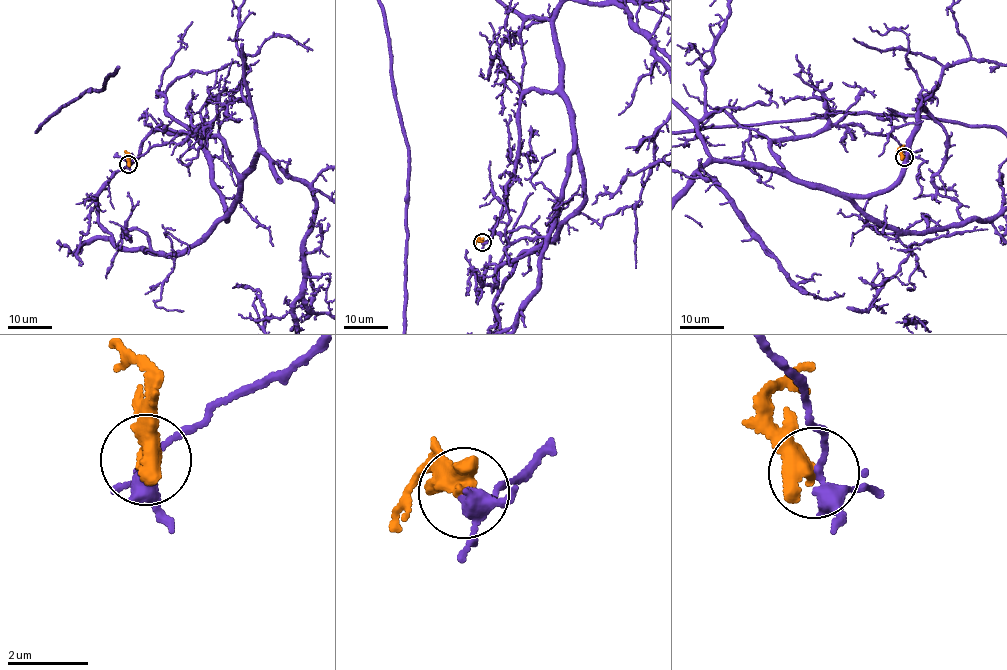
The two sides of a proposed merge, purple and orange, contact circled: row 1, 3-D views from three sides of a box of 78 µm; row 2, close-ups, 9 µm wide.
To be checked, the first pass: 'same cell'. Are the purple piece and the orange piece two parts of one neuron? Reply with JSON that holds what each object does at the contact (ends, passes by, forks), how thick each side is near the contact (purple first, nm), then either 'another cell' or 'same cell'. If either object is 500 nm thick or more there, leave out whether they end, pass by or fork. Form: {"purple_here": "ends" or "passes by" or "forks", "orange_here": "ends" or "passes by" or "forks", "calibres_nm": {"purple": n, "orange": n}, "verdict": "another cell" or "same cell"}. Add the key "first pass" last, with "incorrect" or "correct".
{"calibres_nm": {"purple": 240, "orange": 550}, "verdict": "another cell", "first pass": "incorrect"}

